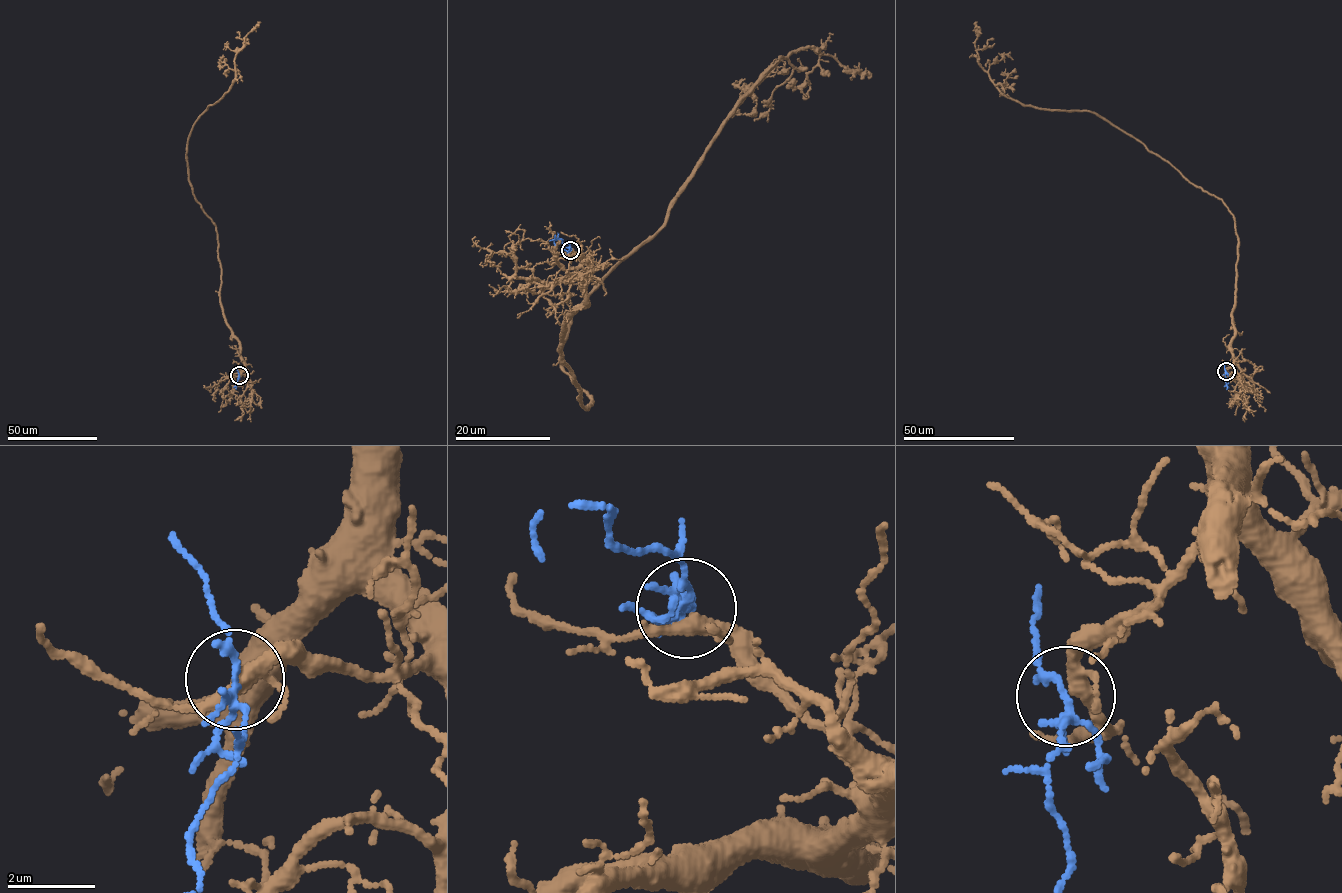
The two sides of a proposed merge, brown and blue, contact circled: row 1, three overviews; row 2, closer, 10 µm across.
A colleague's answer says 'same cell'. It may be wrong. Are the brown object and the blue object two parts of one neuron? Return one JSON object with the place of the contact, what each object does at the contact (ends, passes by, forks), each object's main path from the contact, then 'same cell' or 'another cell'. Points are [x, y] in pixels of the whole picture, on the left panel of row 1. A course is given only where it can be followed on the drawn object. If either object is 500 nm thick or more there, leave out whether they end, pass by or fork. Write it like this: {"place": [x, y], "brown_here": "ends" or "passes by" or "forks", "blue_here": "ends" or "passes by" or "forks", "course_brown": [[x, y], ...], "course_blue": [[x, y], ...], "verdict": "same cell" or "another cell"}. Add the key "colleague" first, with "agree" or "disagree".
{"colleague": "agree", "place": [239, 375], "brown_here": "forks", "blue_here": "forks", "course_brown": [[239, 375], [216, 228], [185, 155], [260, 22]], "course_blue": [[239, 375], [236, 389]], "verdict": "same cell"}

